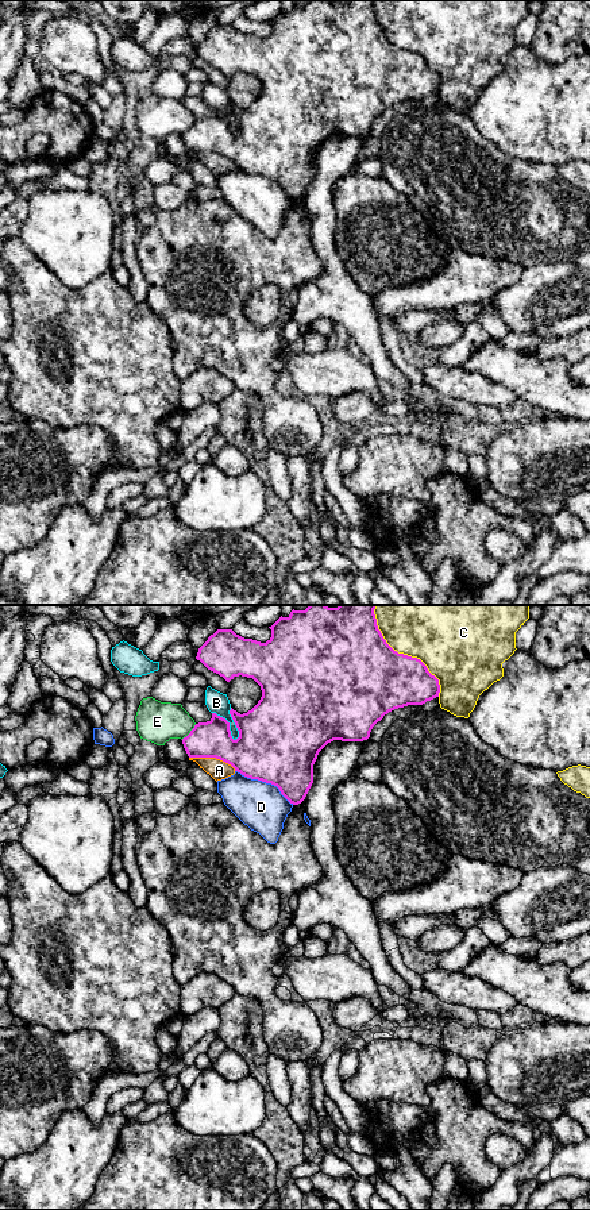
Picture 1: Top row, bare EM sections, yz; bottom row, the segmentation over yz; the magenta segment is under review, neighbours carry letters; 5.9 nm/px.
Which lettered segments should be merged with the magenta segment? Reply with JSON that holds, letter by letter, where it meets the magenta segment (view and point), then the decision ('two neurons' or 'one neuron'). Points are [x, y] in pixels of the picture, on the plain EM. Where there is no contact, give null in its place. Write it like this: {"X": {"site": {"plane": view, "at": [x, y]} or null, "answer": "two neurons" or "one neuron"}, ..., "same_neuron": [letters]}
{"A": {"site": {"plane": "yz", "at": [212, 151]}, "answer": "two neurons"}, "B": {"site": {"plane": "yz", "at": [228, 119]}, "answer": "two neurons"}, "C": {"site": {"plane": "yz", "at": [403, 49]}, "answer": "two neurons"}, "D": {"site": {"plane": "yz", "at": [265, 176]}, "answer": "two neurons"}, "E": {"site": {"plane": "yz", "at": [191, 127]}, "answer": "two neurons"}, "same_neuron": []}

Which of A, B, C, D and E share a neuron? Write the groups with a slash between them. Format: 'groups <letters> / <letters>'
groups A / B / C / D / E

